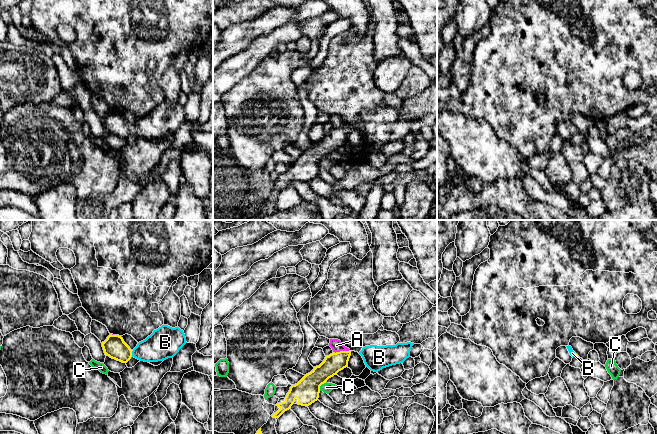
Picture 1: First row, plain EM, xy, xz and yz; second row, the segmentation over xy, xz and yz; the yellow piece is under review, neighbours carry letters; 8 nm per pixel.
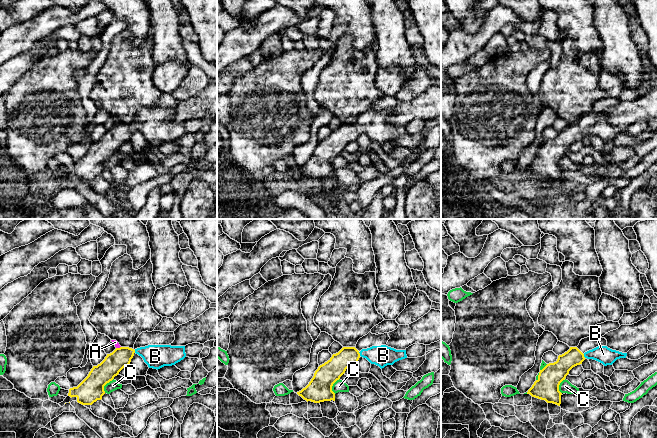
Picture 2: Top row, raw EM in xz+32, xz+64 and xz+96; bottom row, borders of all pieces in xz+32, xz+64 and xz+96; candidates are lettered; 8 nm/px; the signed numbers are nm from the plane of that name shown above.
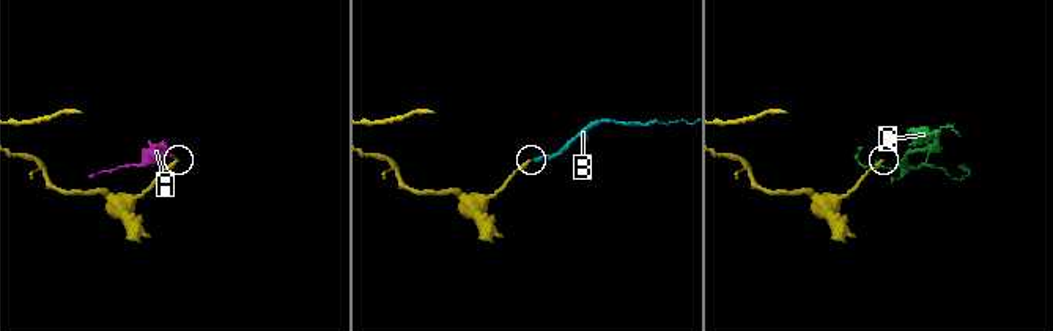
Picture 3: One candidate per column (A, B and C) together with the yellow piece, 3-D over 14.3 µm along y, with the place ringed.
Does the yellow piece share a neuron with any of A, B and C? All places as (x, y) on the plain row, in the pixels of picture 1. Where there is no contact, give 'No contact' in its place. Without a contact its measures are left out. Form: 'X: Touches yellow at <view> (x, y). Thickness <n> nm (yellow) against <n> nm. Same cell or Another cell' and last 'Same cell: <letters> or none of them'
A: Touches yellow at xz (341, 127). Thickness 160 nm (yellow) against 90 nm. Another cell
B: Touches yellow at xy (131, 130). Thickness 180 nm (yellow) against 240 nm. Same cell
C: Touches yellow at xz (321, 160). Thickness 200 nm (yellow) against 80 nm. Another cell
Same cell: B

